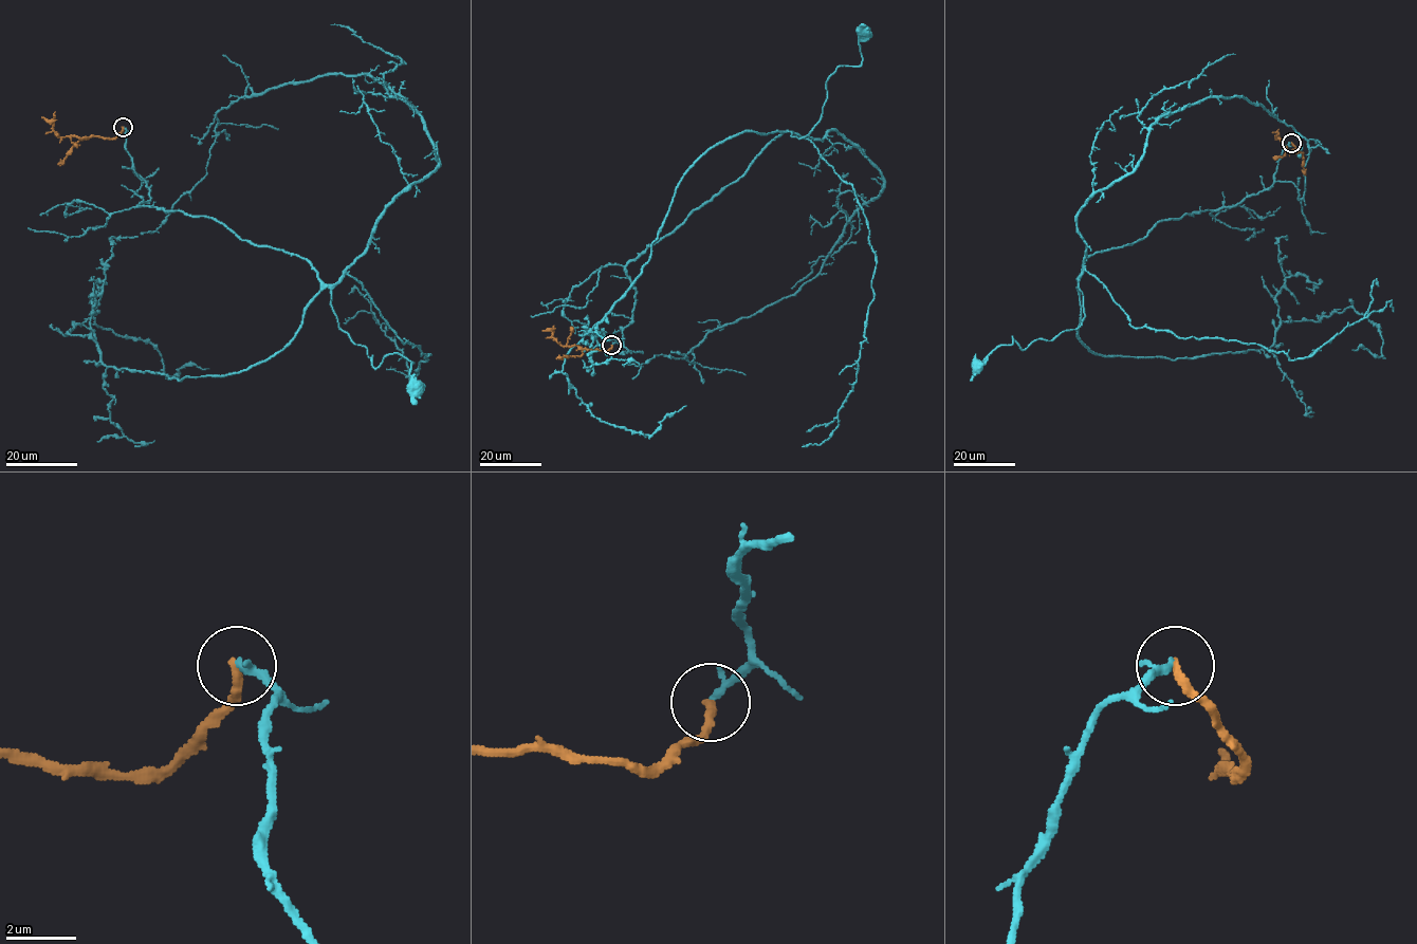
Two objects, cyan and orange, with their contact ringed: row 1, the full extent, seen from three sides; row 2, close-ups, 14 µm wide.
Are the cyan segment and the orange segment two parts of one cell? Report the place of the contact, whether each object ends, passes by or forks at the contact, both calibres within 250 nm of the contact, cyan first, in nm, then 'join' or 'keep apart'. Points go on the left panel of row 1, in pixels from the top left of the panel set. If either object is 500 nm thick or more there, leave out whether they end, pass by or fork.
at (123, 127); cyan ends there; orange ends there; 220 nm thick on the cyan side, 260 nm on the other; keep apart

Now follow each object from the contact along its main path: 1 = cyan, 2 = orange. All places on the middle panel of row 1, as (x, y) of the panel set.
1: (611, 345), (633, 310), (625, 266), (738, 179), (773, 139), (809, 132), (829, 77), (861, 63), (863, 31)
2: (611, 345), (606, 351), (560, 346), (552, 336), (554, 326)

